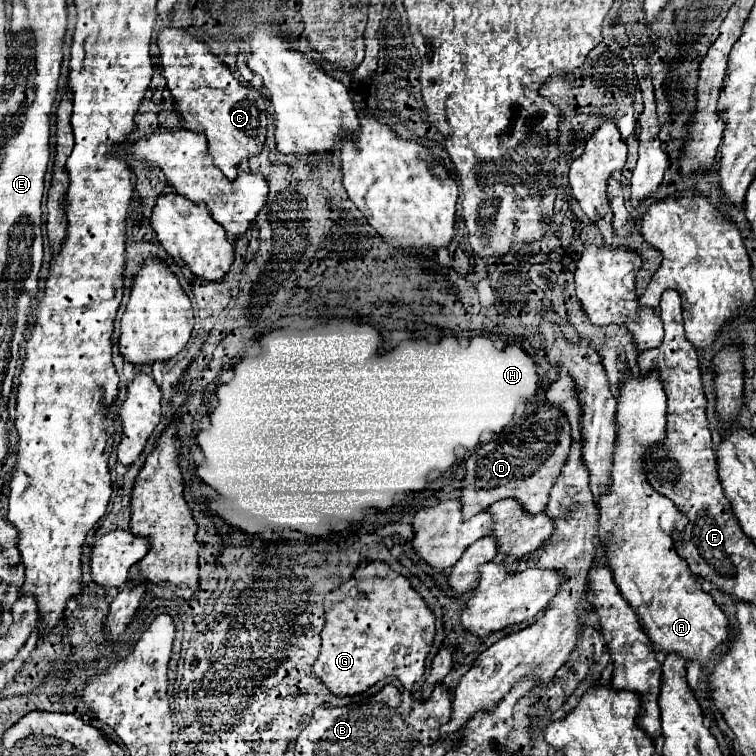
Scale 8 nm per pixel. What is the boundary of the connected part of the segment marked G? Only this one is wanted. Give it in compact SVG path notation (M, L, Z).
M366 562L364 566L358 566L348 582L326 594L324 610L326 624L320 632L320 656L312 666L312 674L326 684L334 696L362 694L388 676L398 678L402 686L410 690L422 678L424 660L434 638L434 614L404 576L396 574L382 562Z

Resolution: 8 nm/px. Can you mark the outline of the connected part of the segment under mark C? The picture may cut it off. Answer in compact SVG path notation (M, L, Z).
M170 26L162 28L158 48L166 86L176 104L176 112L182 116L182 128L204 132L214 166L218 166L228 180L234 180L240 162L258 154L266 140L268 118L262 94L254 88L242 86L220 58L206 50L204 42L198 42L184 30Z

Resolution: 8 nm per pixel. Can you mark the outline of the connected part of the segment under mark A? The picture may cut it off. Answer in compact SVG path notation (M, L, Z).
M624 374L618 392L618 438L612 462L612 484L602 500L598 500L598 538L606 542L604 556L614 582L624 600L644 622L650 642L664 654L680 654L686 660L704 664L712 658L714 650L728 640L728 620L712 596L702 590L700 582L692 576L688 562L676 550L672 536L674 532L684 532L688 518L674 506L674 502L660 496L642 474L642 458L646 456L646 450L662 444L664 438L666 394L658 374L648 374L648 378Z

